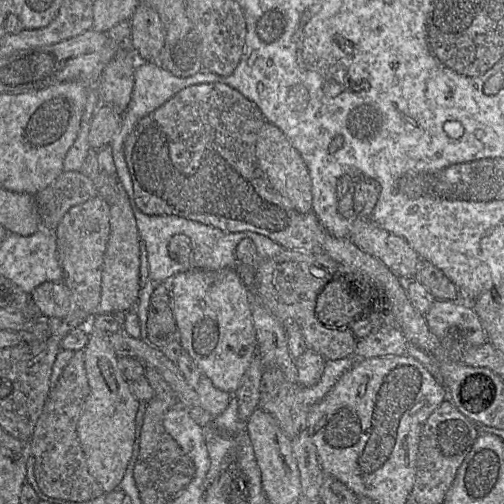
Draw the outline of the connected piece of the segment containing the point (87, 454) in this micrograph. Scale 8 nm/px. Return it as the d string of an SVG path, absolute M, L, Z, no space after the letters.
M94 319L88 322L87 327L89 339L84 347L84 362L89 394L77 424L77 431L89 473L103 491L109 493L118 488L129 465L135 441L139 401L119 369L118 355L108 340L111 333L94 326Z

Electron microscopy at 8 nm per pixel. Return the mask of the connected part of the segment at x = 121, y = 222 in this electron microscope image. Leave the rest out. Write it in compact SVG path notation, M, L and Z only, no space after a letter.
M120 186L118 200L110 205L110 234L103 258L101 297L98 312L128 311L138 301L140 266L139 232L129 197Z

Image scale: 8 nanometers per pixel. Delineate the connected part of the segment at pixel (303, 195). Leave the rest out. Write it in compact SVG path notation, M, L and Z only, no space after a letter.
M265 122L258 134L256 157L270 184L293 209L299 213L312 210L312 186L307 165L283 132L270 122Z

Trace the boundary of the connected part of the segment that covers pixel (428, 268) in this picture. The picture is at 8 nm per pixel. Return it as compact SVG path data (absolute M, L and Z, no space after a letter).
M420 259L416 278L436 300L459 300L459 291L453 282L431 262Z

